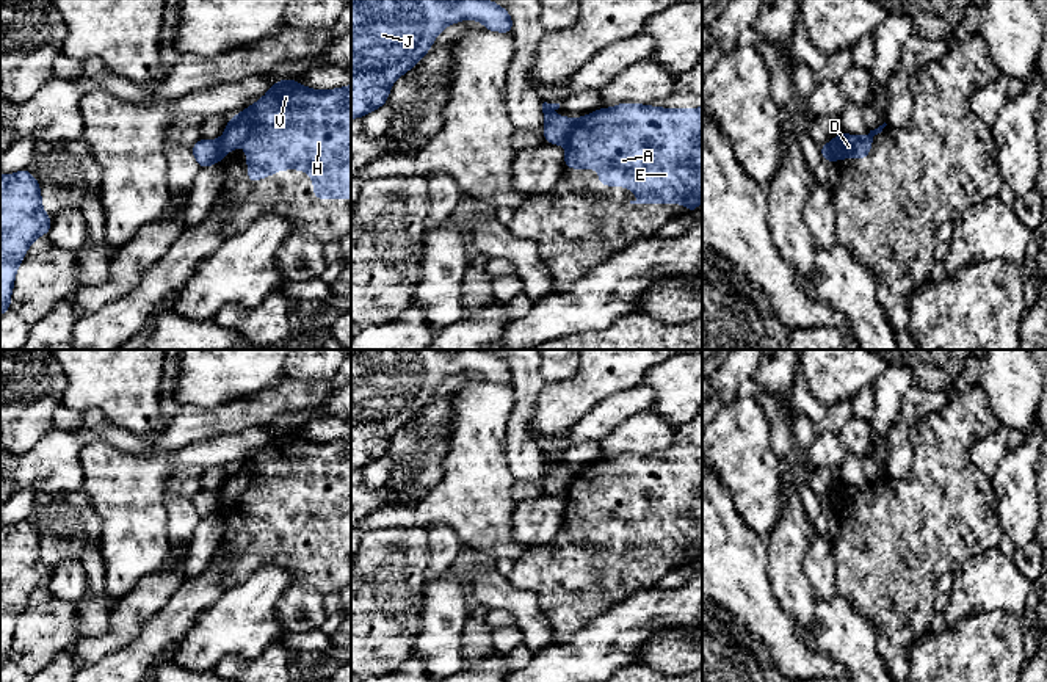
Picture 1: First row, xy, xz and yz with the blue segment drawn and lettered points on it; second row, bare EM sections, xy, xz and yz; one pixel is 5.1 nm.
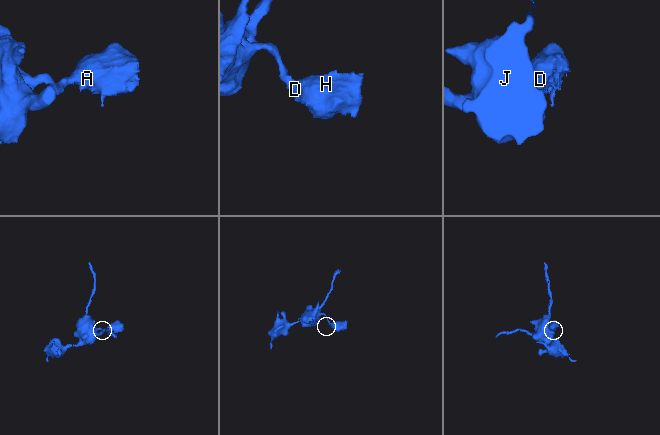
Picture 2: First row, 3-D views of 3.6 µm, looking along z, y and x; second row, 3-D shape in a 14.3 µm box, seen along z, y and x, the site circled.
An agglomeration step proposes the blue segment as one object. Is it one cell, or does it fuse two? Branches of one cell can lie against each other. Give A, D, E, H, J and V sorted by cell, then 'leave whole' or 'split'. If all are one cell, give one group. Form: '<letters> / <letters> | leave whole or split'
A D E H V / J | split

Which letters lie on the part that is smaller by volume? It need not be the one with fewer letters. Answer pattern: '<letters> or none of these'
A, D, E, H, V

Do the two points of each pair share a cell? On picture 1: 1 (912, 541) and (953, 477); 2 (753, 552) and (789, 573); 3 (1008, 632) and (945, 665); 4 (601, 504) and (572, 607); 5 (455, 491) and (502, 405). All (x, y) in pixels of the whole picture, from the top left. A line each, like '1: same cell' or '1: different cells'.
1: same cell
2: different cells
3: same cell
4: same cell
5: same cell

